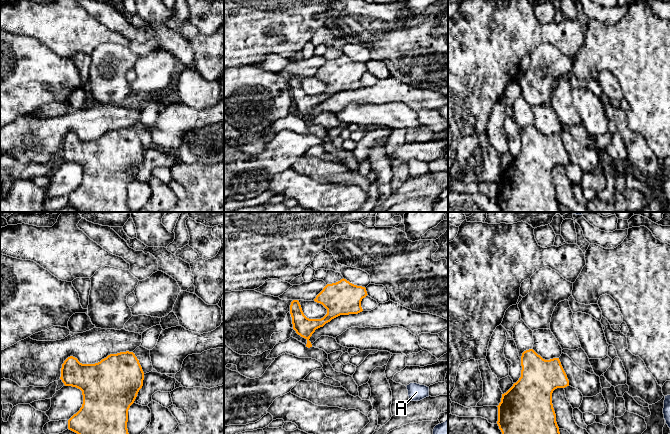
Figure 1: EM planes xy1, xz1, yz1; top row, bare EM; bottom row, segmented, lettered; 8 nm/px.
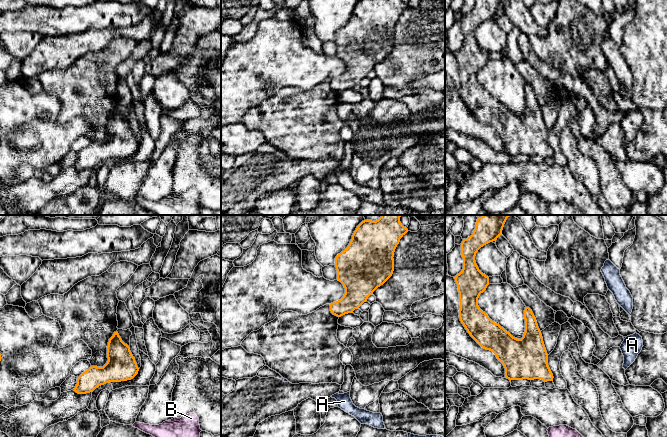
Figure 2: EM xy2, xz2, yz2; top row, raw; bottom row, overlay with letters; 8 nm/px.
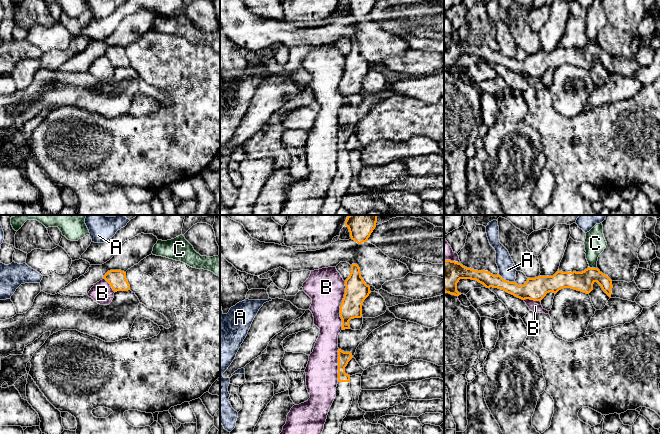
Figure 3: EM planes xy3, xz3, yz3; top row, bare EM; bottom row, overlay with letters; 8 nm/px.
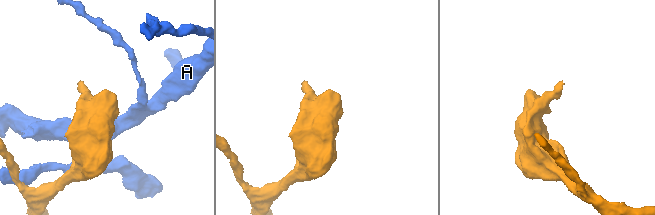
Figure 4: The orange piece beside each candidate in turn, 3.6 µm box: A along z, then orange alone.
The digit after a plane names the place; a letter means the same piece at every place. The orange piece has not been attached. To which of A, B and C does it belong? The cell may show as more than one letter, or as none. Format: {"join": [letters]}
{"join": []}

